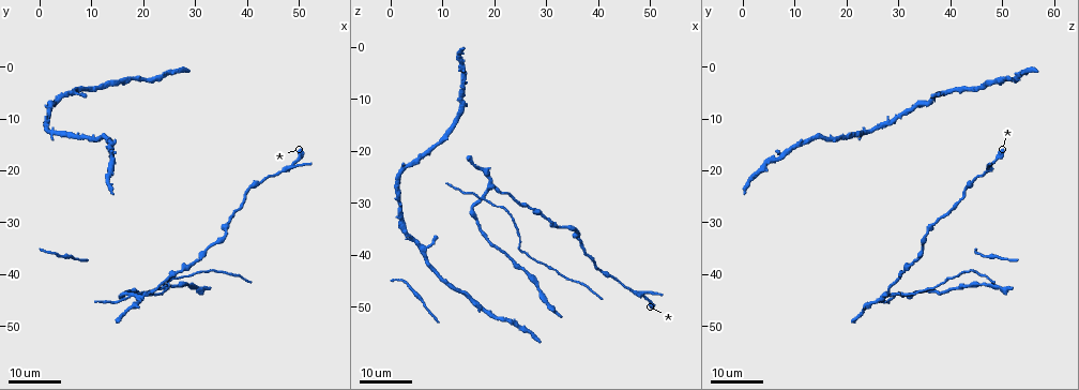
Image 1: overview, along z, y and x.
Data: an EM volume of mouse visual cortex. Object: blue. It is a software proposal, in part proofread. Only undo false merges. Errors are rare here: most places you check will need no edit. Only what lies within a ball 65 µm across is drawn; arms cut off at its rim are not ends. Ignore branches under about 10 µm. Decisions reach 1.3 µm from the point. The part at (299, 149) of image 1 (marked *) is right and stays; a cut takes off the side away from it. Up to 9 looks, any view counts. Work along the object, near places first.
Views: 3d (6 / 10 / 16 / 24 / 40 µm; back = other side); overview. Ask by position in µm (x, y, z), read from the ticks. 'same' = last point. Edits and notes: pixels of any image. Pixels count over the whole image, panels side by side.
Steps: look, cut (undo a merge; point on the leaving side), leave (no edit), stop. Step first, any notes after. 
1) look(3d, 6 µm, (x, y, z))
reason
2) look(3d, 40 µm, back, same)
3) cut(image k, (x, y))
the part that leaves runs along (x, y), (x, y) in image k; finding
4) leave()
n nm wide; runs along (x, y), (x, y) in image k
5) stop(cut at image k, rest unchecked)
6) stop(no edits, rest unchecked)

look(3d, 24 µm, (12.0, 3.5, 46.5))
a narrow waist

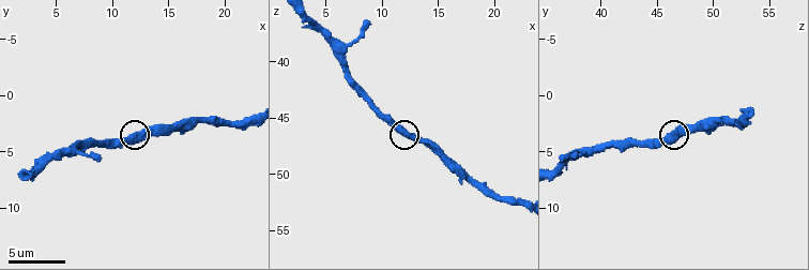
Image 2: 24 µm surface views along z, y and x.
look(3d, 10 µm, (12.4, 3.4, 46.6))

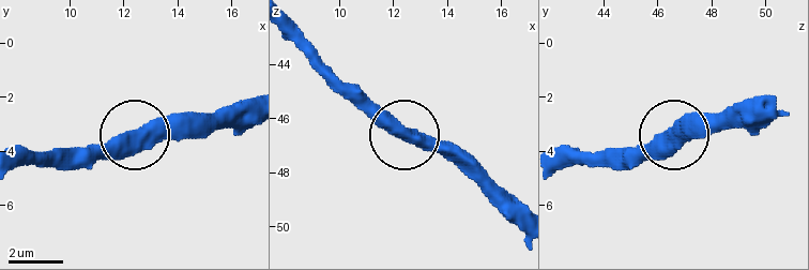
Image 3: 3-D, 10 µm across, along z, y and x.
leave()
all the same neuron

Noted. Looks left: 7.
look(3d, 16 µm, (1.5, 10.5, 29.5))

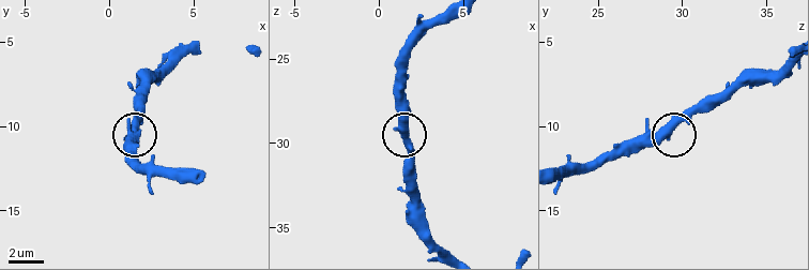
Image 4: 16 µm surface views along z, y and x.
look(3d, 10 µm, (1.2, 10.7, 29.2))

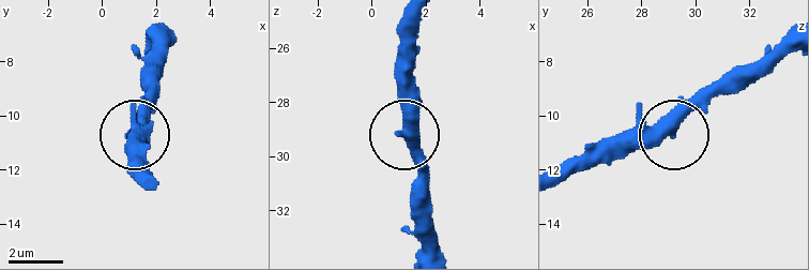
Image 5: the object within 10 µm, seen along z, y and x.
leave()
360 nm wide; continuous, no second neuron

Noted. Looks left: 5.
look(3d, 16 µm, (17.5, 43.5, 29.0))
four or more arms meet

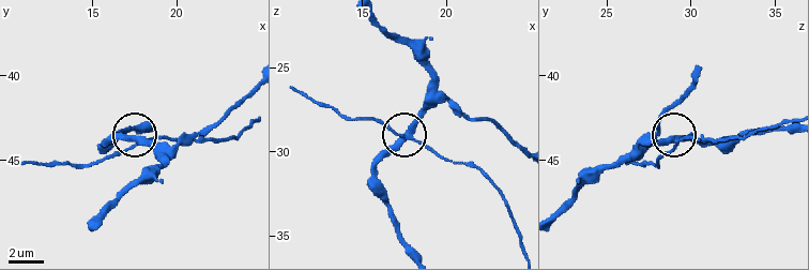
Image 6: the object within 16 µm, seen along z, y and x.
look(3d, 6 µm, (17.9, 43.9, 29.2))

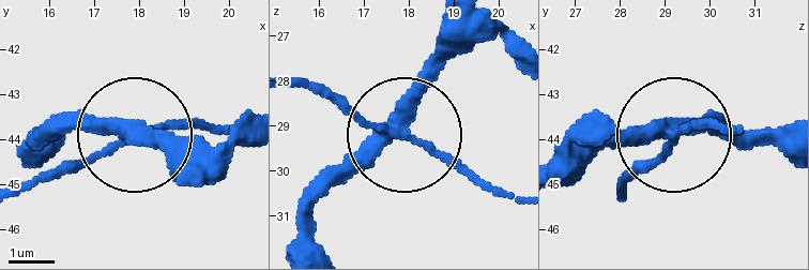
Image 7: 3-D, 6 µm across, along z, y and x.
leave()
4 arms; runs along (244, 129), (210, 152), (118, 129), (42, 129) in image 7; continuous, no second neuron

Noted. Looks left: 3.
look(3d, 24 µm, (36.0, 32.0, 36.0))
thin neck

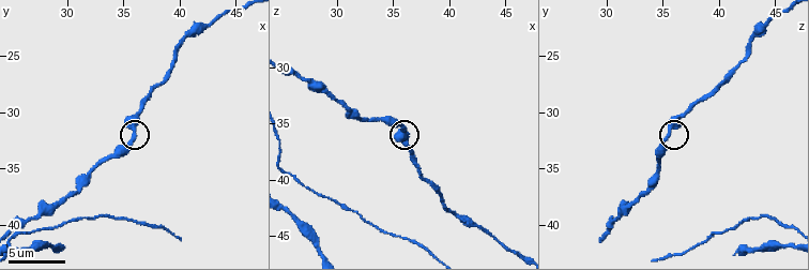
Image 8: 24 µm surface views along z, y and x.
look(3d, 6 µm, (36.0, 32.0, 35.4))

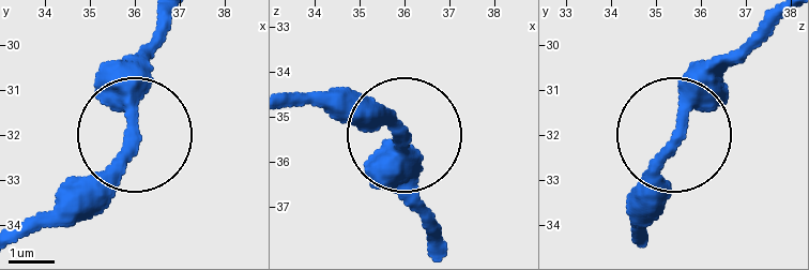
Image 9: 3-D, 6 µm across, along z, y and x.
leave()
all the same neuron

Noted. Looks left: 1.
stop(no edits, rest unchecked)

